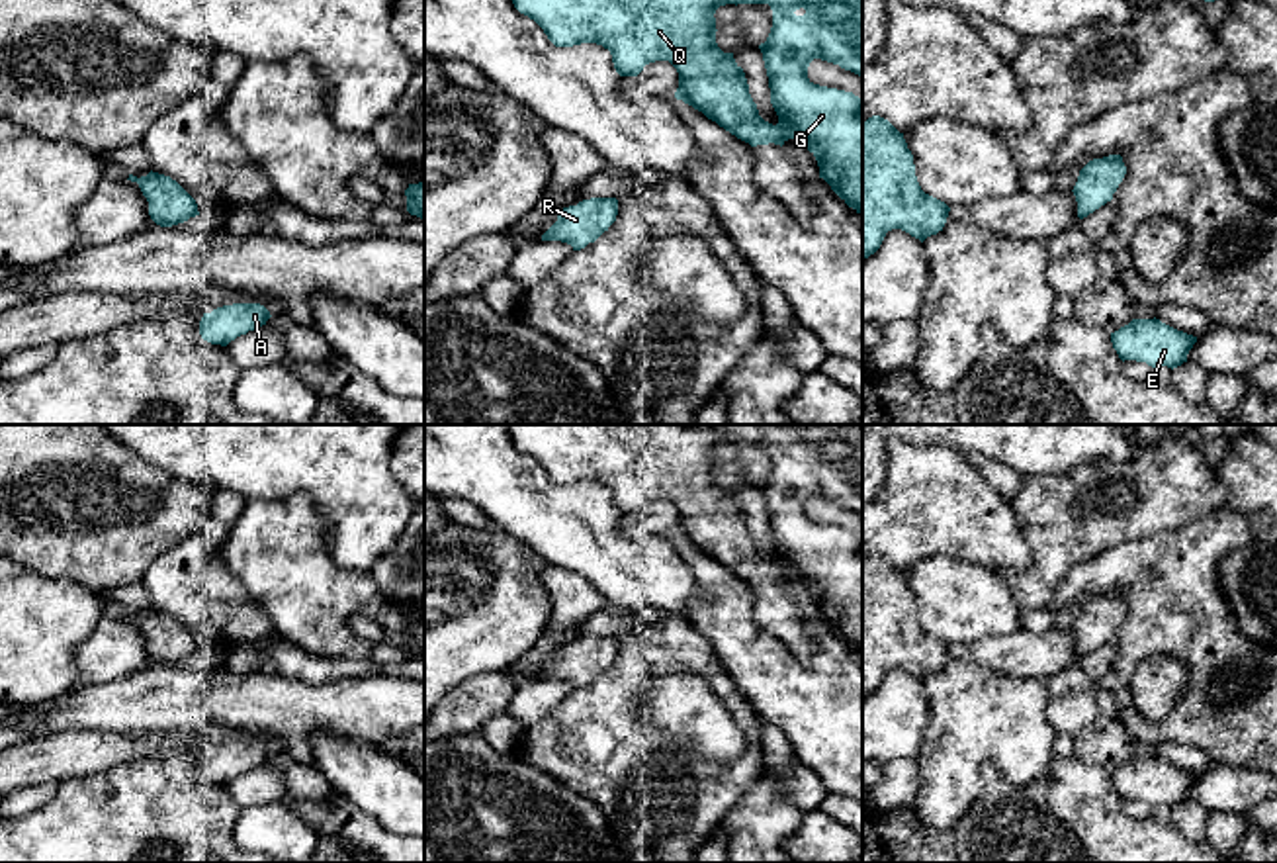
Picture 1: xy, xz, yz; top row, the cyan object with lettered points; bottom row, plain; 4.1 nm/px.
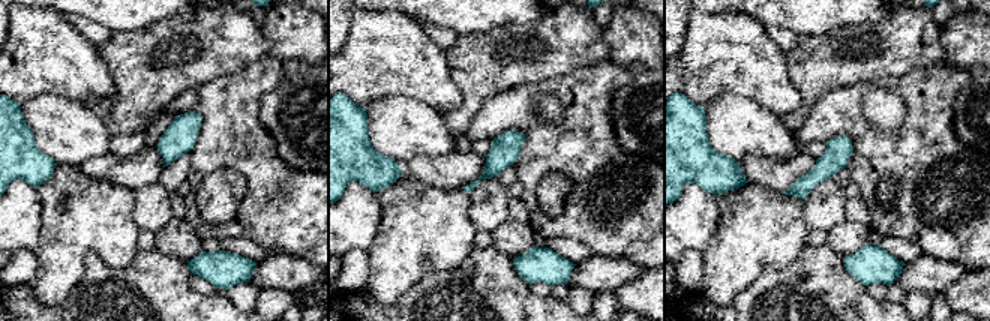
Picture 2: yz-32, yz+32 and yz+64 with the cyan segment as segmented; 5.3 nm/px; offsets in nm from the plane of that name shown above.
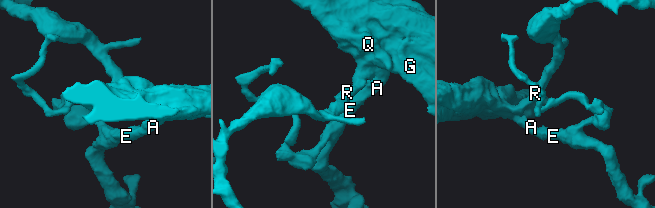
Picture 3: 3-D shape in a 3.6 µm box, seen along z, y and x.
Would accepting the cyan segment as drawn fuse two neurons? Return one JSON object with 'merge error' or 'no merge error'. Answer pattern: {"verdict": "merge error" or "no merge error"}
{"verdict": "no merge error"}

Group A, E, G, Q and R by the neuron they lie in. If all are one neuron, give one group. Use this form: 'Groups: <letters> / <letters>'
Groups: A E G Q R

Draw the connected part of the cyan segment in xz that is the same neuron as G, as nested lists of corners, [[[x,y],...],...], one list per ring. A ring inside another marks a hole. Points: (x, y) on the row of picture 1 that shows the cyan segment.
[[[512,0],[512,4],[534,20],[555,47],[596,43],[608,49],[620,76],[638,76],[645,65],[669,61],[679,72],[677,100],[702,112],[751,147],[769,143],[782,147],[788,139],[802,143],[815,157],[819,178],[862,215],[862,100],[853,92],[819,86],[808,78],[814,59],[839,65],[862,78],[862,0]],[[726,4],[769,4],[772,10],[771,33],[759,49],[769,76],[771,104],[778,115],[776,125],[759,115],[743,68],[735,63],[733,53],[724,53],[716,43],[714,14]]]

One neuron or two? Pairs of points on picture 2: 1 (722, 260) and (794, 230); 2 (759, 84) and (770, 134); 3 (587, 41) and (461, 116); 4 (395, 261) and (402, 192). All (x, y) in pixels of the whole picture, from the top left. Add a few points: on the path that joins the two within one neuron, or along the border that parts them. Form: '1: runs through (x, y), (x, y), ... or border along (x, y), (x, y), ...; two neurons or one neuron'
1: runs through (740, 248), (756, 231), (776, 231); one neuron
2: border along (731, 93), (758, 101), (780, 119); two neurons
3: runs through (554, 50), (545, 54), (522, 54), (489, 83); one neuron
4: runs through (402, 245), (402, 209); one neuron

